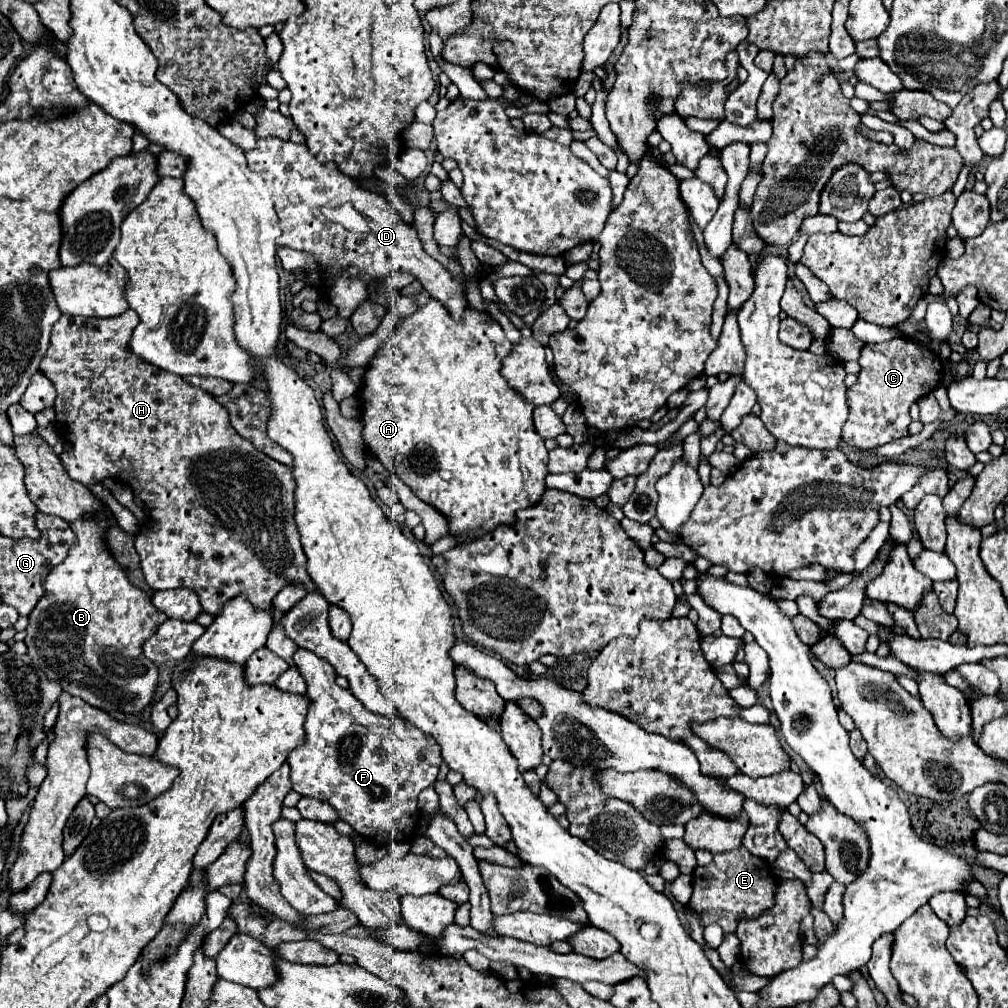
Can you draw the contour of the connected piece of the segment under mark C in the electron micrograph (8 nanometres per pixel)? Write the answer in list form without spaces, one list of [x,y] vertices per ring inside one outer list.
[[[893,338],[881,344],[865,344],[861,350],[861,372],[857,382],[847,388],[849,416],[841,440],[849,446],[867,450],[909,434],[909,408],[925,394],[933,392],[943,378],[943,362],[927,344]]]

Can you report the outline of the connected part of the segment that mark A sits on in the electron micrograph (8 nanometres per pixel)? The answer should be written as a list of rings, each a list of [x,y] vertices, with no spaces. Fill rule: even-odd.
[[[429,298],[427,304],[419,306],[411,316],[403,318],[399,322],[399,326],[393,330],[393,334],[379,346],[377,354],[371,358],[371,362],[363,374],[361,388],[357,390],[359,412],[361,412],[359,418],[363,422],[363,434],[361,434],[363,448],[369,450],[389,472],[399,476],[399,480],[403,480],[415,492],[417,498],[421,498],[423,502],[427,502],[427,504],[435,506],[439,512],[443,512],[449,518],[451,534],[463,534],[463,532],[485,534],[501,524],[513,524],[517,520],[515,512],[521,508],[529,508],[531,504],[537,504],[539,496],[543,496],[543,492],[545,492],[545,476],[549,474],[547,472],[547,448],[543,444],[543,438],[533,428],[533,406],[527,404],[501,376],[501,360],[511,352],[511,348],[513,348],[513,344],[505,338],[503,328],[489,312],[475,310],[467,304],[461,318],[457,320],[449,314],[449,310],[445,308],[445,304],[441,304],[441,300]]]

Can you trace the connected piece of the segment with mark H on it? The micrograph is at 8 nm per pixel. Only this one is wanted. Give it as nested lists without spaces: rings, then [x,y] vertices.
[[[127,310],[115,318],[85,318],[85,316],[61,316],[57,320],[57,324],[53,326],[51,332],[51,344],[47,354],[41,360],[39,370],[53,382],[55,390],[57,390],[57,398],[55,398],[55,412],[57,412],[57,420],[55,420],[55,428],[59,428],[59,432],[65,432],[65,438],[69,440],[71,448],[65,450],[61,454],[61,464],[65,466],[67,474],[85,484],[85,486],[93,486],[97,482],[103,482],[105,478],[117,478],[129,484],[129,488],[133,490],[135,496],[139,496],[147,510],[147,522],[141,526],[139,534],[135,536],[135,548],[141,556],[141,568],[145,574],[145,580],[151,588],[155,590],[169,590],[169,588],[181,588],[187,586],[191,590],[197,592],[199,602],[203,606],[205,612],[219,616],[223,606],[235,598],[235,596],[247,596],[247,600],[253,604],[253,608],[257,610],[269,610],[271,608],[271,600],[287,586],[287,584],[301,584],[307,592],[319,592],[319,588],[313,584],[313,580],[309,578],[307,570],[305,570],[305,552],[301,548],[299,542],[299,532],[297,532],[297,524],[293,520],[293,490],[295,490],[295,482],[291,476],[291,468],[283,466],[281,462],[265,456],[263,452],[259,452],[251,442],[247,442],[243,436],[239,436],[235,432],[235,428],[229,422],[229,414],[227,410],[207,392],[199,390],[199,388],[191,388],[185,380],[181,380],[177,374],[165,372],[161,368],[155,368],[153,364],[145,364],[143,360],[139,360],[139,356],[131,356],[131,352],[127,352],[127,342],[131,338],[131,332],[135,328],[135,324],[139,324],[137,312],[135,310]]]

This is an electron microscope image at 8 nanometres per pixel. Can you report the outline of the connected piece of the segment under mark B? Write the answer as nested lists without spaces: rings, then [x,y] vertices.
[[[103,516],[77,520],[71,524],[71,528],[77,536],[77,544],[71,546],[69,556],[45,576],[45,594],[29,614],[25,638],[29,656],[35,664],[39,664],[39,668],[45,668],[47,676],[59,682],[71,696],[79,696],[91,706],[107,712],[117,710],[125,714],[139,714],[151,702],[157,684],[157,668],[143,656],[143,644],[151,632],[155,632],[155,628],[167,620],[167,616],[153,608],[151,600],[129,582],[123,568],[113,560],[103,542]]]

